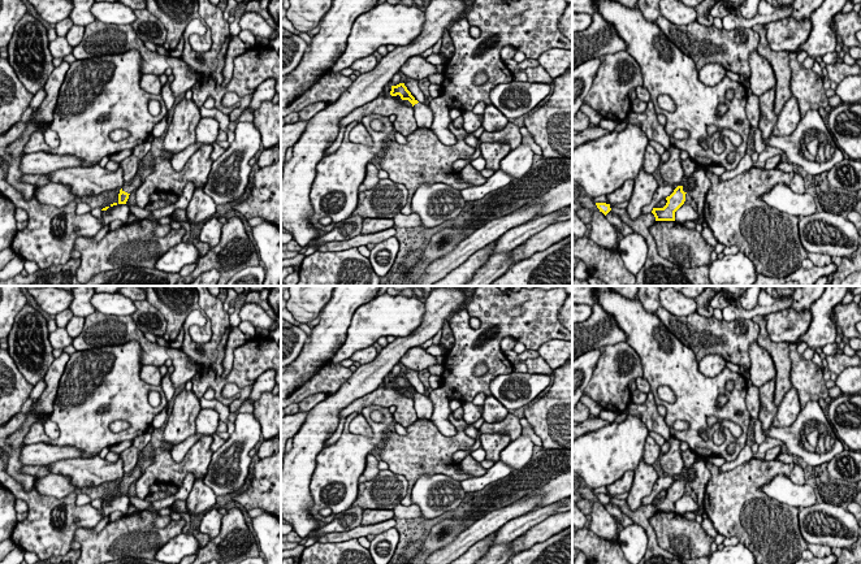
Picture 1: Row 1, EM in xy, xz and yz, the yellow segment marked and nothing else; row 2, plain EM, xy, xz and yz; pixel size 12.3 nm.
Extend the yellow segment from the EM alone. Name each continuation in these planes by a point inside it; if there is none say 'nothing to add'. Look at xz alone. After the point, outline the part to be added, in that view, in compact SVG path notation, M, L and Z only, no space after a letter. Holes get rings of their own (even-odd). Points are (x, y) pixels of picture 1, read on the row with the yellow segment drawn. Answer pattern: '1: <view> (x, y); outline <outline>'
1: xz (423, 113); outline M417 103L414 107L415 121L417 127L430 129L433 123L433 113L429 105Z

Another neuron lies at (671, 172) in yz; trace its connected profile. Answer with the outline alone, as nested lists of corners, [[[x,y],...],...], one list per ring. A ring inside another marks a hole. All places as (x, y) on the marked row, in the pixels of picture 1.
[[[672,144],[669,147],[670,157],[661,166],[661,177],[669,186],[687,186],[688,178],[684,177],[682,168],[680,149]]]

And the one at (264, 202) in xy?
[[[281,160],[259,168],[254,175],[251,195],[238,203],[234,211],[246,220],[261,217],[281,230]]]

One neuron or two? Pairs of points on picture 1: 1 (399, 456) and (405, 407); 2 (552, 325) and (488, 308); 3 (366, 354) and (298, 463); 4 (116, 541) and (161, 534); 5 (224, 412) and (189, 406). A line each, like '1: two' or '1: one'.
1: two
2: one
3: two
4: one
5: two

